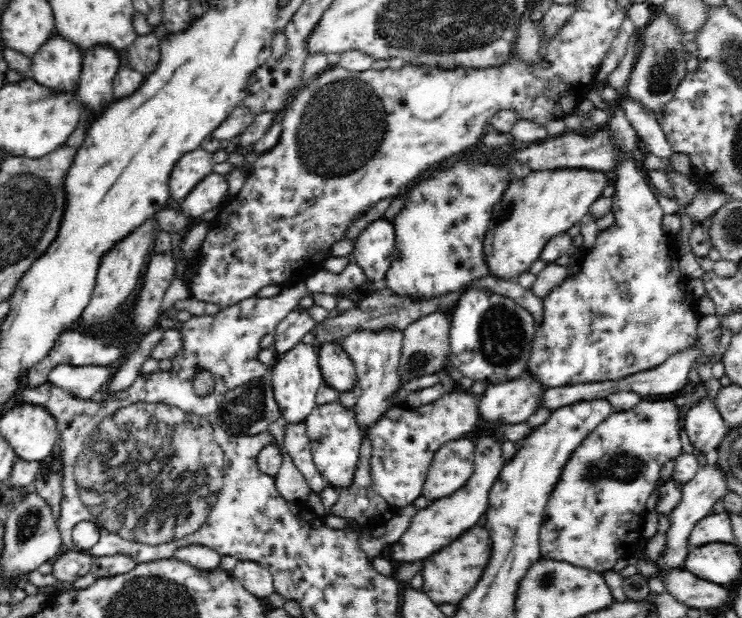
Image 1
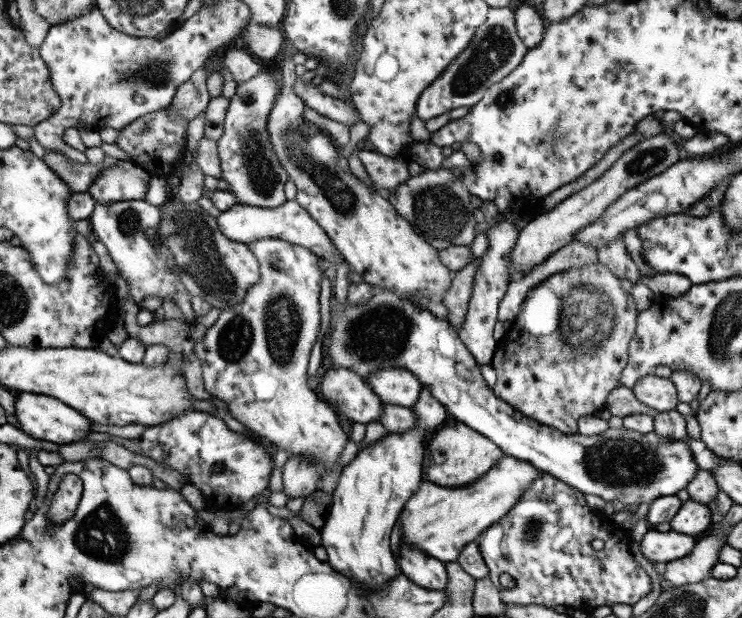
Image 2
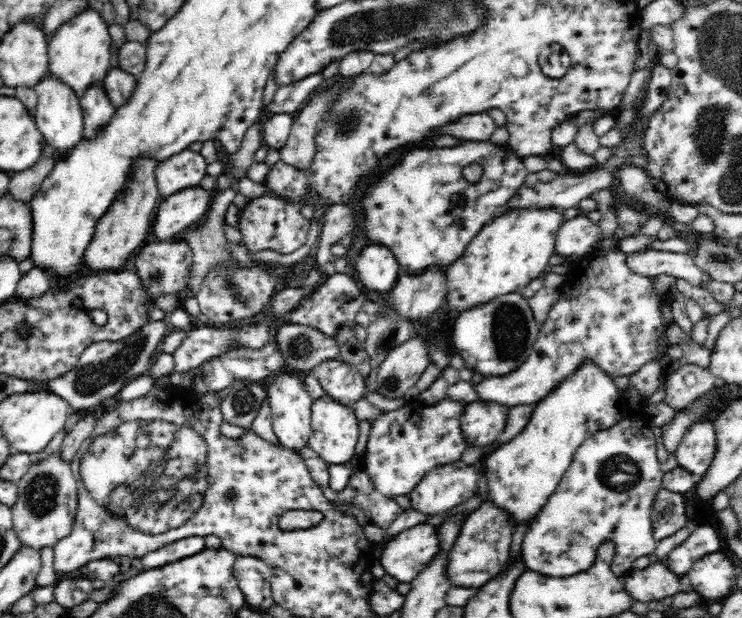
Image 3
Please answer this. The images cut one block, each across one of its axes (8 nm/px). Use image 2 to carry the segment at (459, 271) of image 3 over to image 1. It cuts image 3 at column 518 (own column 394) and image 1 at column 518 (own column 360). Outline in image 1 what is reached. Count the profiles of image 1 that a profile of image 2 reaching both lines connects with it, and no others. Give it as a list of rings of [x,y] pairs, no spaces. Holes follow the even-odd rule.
[[[543,169],[531,171],[526,179],[512,181],[501,195],[501,200],[494,206],[489,227],[483,242],[485,261],[490,275],[502,279],[515,280],[522,272],[528,272],[530,266],[539,259],[546,242],[553,236],[566,233],[574,224],[579,224],[582,217],[589,212],[591,204],[602,197],[602,191],[608,178],[604,171],[590,169]]]

